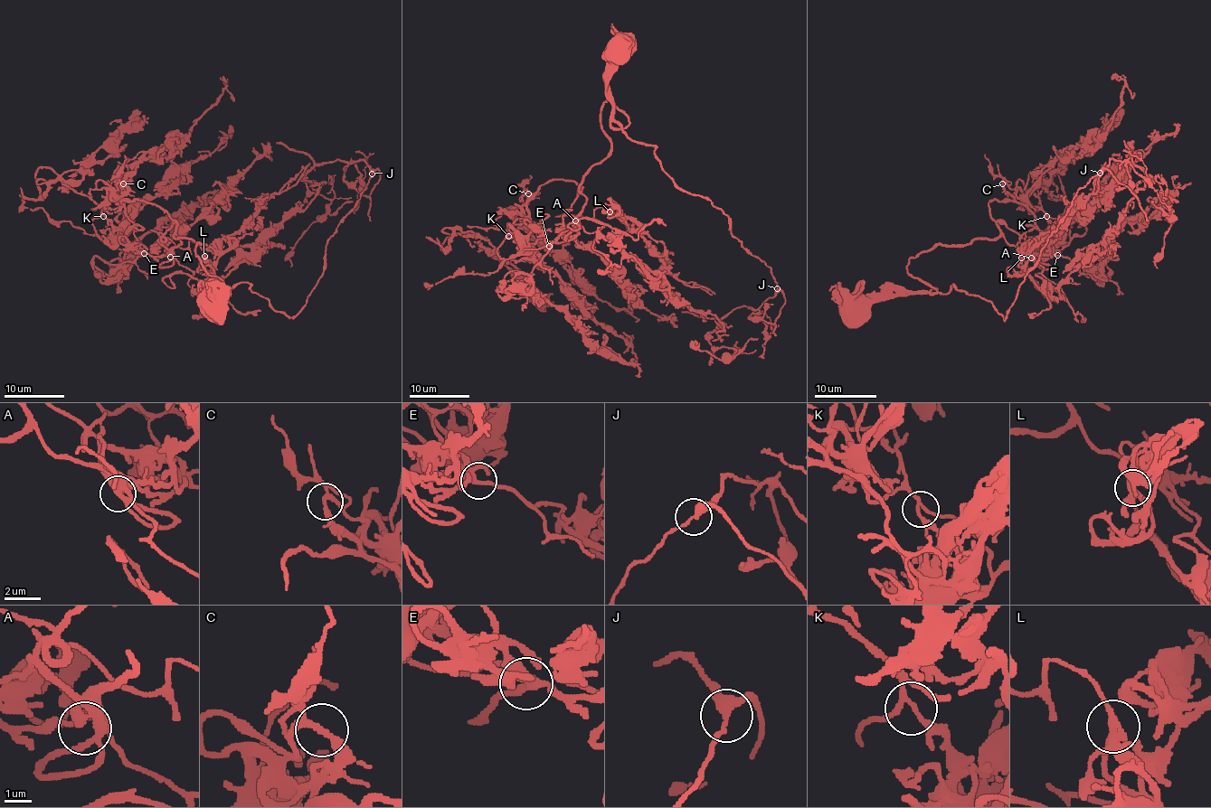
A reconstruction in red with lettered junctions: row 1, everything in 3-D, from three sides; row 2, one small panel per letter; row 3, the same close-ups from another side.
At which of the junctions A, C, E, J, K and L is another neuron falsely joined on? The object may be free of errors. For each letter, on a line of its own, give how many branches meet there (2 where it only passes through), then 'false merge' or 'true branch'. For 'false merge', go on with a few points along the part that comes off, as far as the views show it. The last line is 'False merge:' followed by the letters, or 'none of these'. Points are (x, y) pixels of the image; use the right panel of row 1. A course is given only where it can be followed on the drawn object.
A: branches 3; true branch
C: branches 3; true branch
E: branches 5; true branch
J: branches 3; true branch
K: branches 3; true branch
L: branches 6; true branch
False merge: none of these

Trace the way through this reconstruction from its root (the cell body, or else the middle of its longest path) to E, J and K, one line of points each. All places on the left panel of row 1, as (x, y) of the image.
E: (213, 312), (200, 294), (224, 284), (195, 253), (206, 244), (175, 235), (170, 253), (144, 253)
J: (213, 312), (206, 314), (200, 294), (247, 282), (275, 311), (293, 316), (324, 271), (328, 239), (372, 173)
K: (213, 312), (200, 294), (224, 284), (195, 253), (206, 244), (175, 239), (143, 201), (112, 199), (103, 216)

